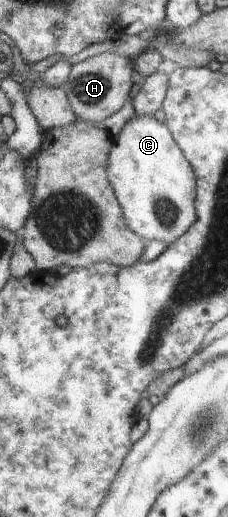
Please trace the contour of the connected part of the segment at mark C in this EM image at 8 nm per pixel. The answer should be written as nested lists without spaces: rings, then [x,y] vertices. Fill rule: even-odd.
[[[149,114],[133,116],[113,137],[113,145],[108,153],[106,174],[120,203],[127,225],[133,233],[139,234],[146,242],[163,240],[169,244],[179,239],[195,221],[196,177],[184,153],[174,142],[167,124]]]

